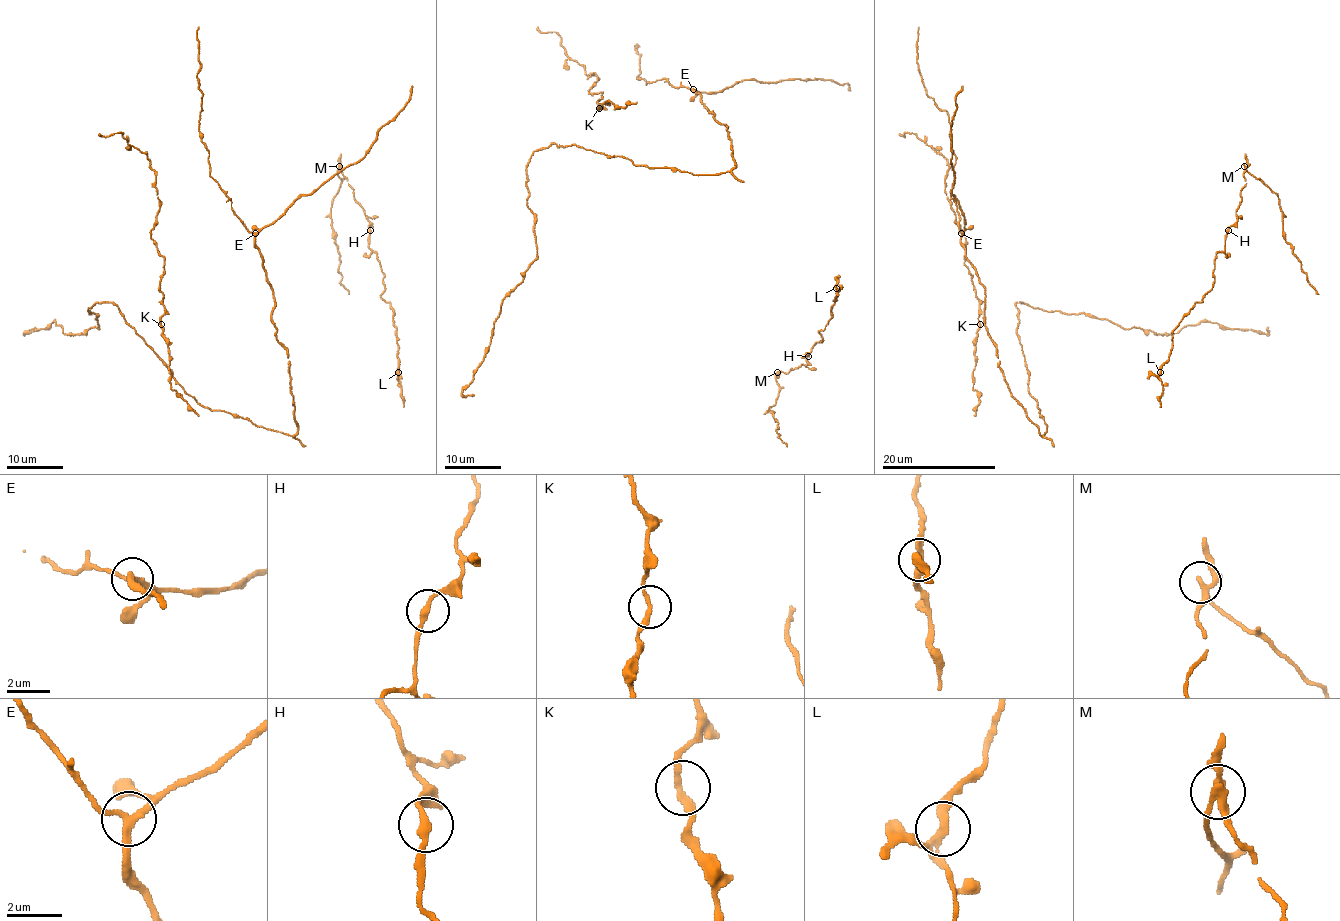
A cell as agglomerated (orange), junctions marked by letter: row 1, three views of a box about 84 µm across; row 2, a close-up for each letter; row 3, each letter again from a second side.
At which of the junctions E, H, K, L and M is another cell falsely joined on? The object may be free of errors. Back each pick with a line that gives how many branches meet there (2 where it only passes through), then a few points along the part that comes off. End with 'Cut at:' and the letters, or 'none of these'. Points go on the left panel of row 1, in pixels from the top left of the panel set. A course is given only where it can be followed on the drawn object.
M: Branches: 3. Course of the part to remove: (340, 165), (337, 174), (341, 182), (333, 199), (333, 238), (338, 249), (340, 282), (348, 294)
Cut at: M

